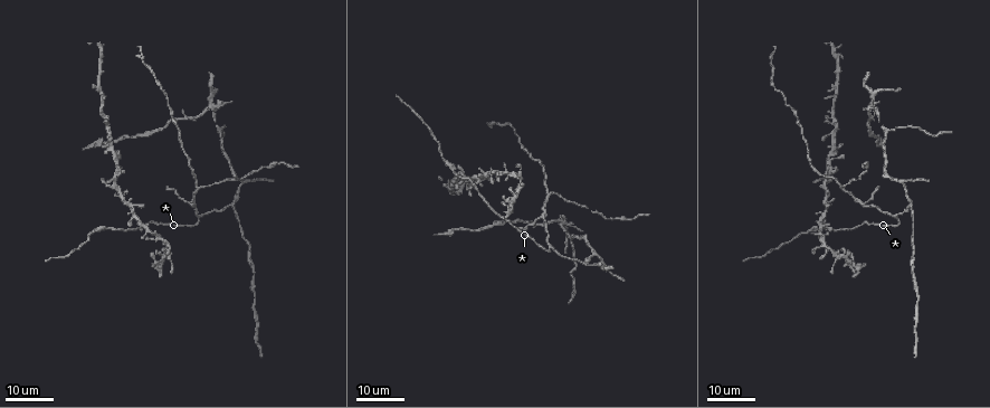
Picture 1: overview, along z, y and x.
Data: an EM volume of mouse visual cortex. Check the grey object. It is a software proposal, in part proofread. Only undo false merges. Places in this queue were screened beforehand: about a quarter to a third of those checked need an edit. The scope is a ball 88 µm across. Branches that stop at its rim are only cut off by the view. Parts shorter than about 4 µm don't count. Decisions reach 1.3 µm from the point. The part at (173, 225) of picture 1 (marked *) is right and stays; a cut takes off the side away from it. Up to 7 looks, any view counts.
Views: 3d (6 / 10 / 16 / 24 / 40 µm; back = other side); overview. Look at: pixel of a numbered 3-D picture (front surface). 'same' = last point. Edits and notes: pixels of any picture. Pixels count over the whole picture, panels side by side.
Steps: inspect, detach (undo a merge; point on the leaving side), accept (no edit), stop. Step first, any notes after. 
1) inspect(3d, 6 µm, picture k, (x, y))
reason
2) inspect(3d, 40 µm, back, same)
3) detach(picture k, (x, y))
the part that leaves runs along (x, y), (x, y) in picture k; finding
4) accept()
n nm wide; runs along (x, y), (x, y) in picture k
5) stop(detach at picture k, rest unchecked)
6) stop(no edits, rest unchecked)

inspect(3d, 24 µm, picture 1, (485, 175))
four arms meet

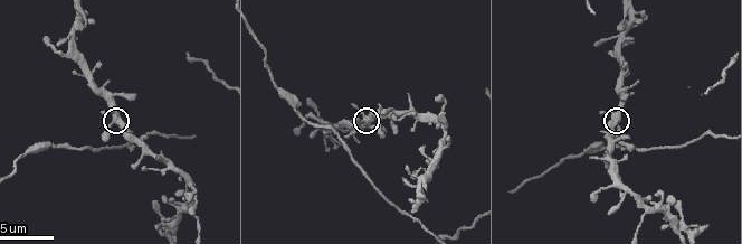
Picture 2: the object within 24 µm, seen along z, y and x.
inspect(3d, 10 µm, picture 2, (370, 121))
closer look

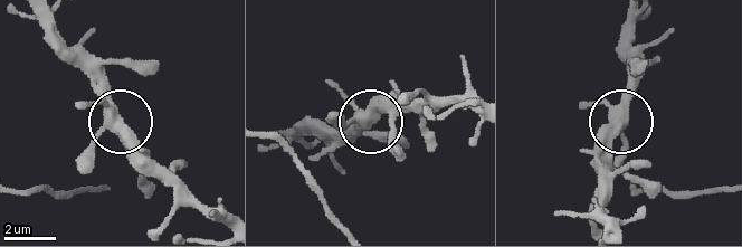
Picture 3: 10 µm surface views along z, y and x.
accept()
420 nm wide; all the same neuron

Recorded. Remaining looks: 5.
inspect(3d, 10 µm, picture 2, (87, 145))

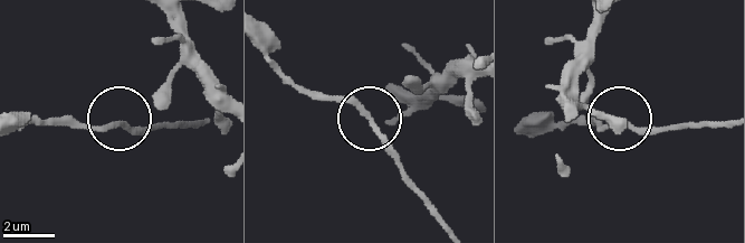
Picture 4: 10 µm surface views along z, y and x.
inspect(3d, 10 µm, back, picture 4, (116, 122))

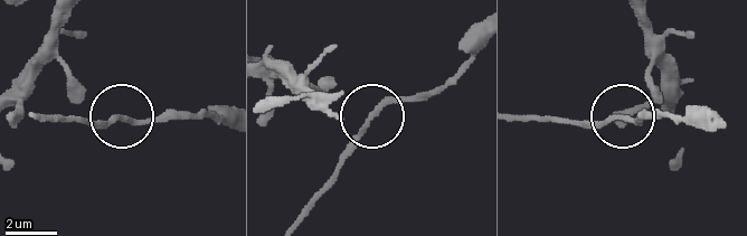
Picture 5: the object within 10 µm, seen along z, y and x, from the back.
accept()
180 nm wide; runs along (521, 116), (605, 123), (622, 116), (634, 123), (654, 116) in picture 5; one neuron here

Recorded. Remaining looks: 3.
inspect(3d, 10 µm, picture 2, (705, 93))
a fork

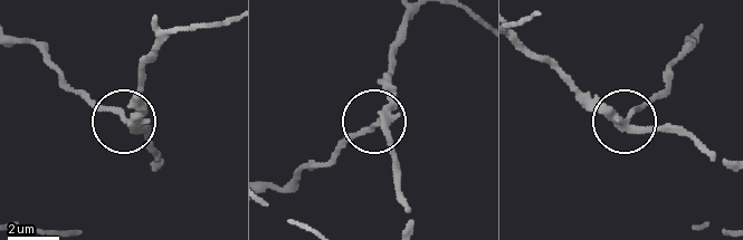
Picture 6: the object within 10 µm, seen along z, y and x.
detach(picture 6, (111, 107))
side arm 8 µm; the part that leaves runs along (135, 121), (87, 102), (41, 50), (22, 45) in picture 6; two neurons meet here

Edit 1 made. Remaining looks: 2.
inspect(3d, 24 µm, picture 1, (888, 128))
arms part here

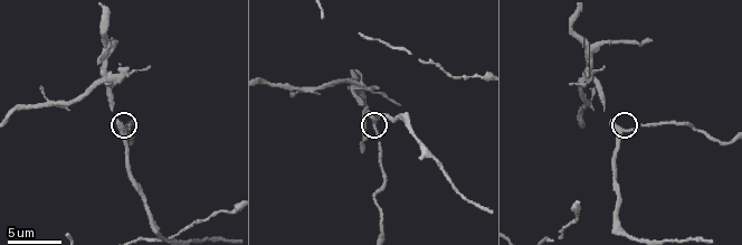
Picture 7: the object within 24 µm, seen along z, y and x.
inspect(3d, 6 µm, picture 7, (124, 132))

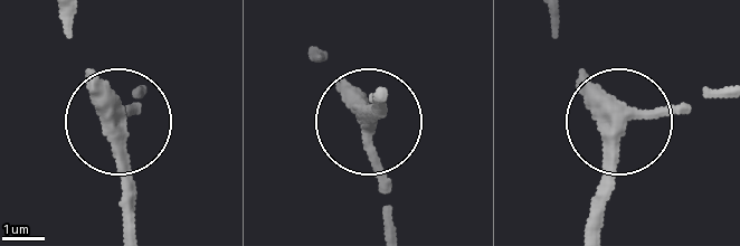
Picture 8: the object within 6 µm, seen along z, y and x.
accept()
350 nm wide; runs along (595, 223), (609, 136), (723, 94) in picture 8; one neuron here

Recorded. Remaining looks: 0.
stop(detach at picture 6, rest unchecked)

